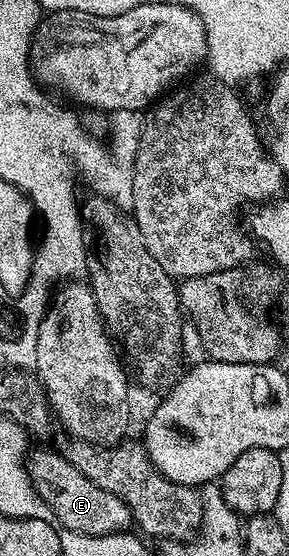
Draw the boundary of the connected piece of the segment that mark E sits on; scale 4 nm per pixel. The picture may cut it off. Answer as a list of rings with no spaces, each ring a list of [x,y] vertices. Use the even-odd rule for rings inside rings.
[[[54,448],[35,449],[26,458],[27,474],[37,495],[53,511],[54,524],[59,529],[77,531],[81,535],[109,535],[130,530],[133,525],[129,507],[109,491],[93,483],[69,463]]]

